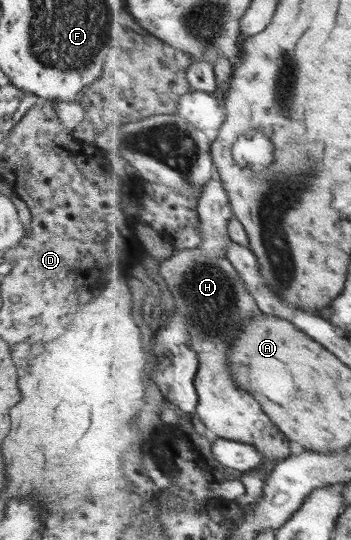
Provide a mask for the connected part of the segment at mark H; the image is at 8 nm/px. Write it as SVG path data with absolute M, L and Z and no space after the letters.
M188 249L177 252L173 257L166 259L159 268L160 275L165 279L170 291L173 293L177 312L181 311L187 318L192 334L192 344L195 352L199 354L200 369L196 380L198 391L200 394L200 403L198 406L198 414L200 419L207 426L209 433L213 438L220 437L229 440L251 443L256 446L261 453L266 454L266 460L258 466L258 469L246 471L241 480L247 488L244 496L240 497L237 502L243 508L244 512L254 505L254 502L261 501L266 497L266 482L270 478L271 472L264 469L266 461L275 462L276 458L282 460L291 457L291 439L280 428L279 425L266 413L262 402L259 402L255 395L251 394L240 387L234 381L233 370L230 367L231 350L235 346L234 342L242 333L241 322L251 320L253 310L257 312L257 302L254 294L251 294L250 288L247 287L247 280L243 279L238 268L230 261L228 257L223 256L217 260L213 260L203 253L201 249Z

